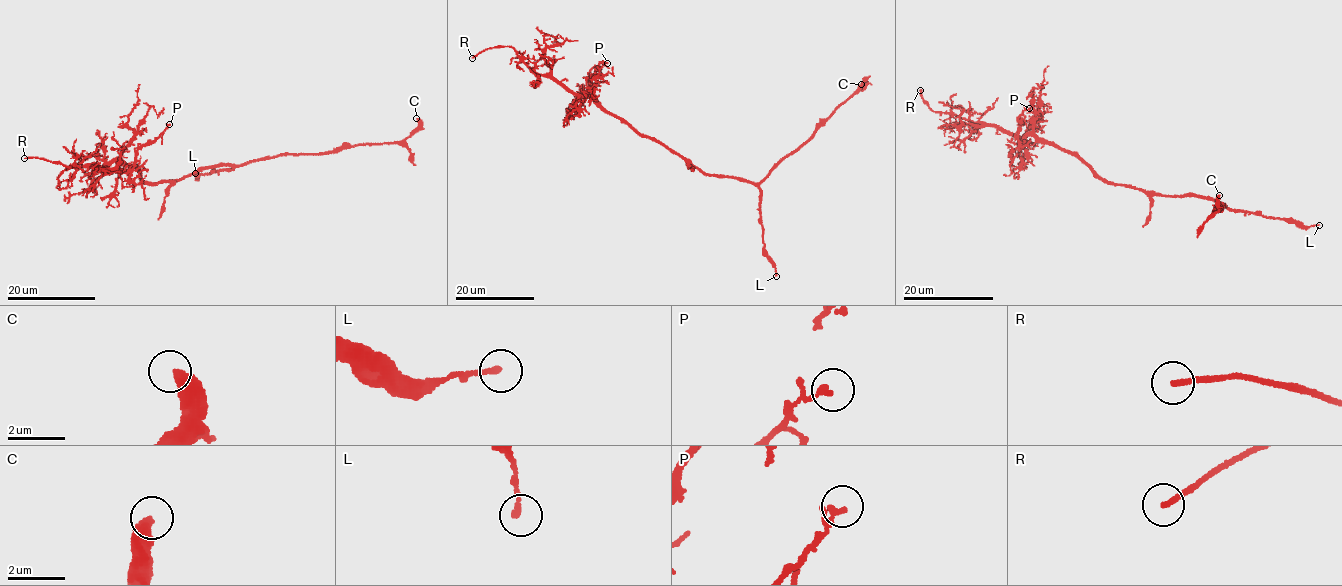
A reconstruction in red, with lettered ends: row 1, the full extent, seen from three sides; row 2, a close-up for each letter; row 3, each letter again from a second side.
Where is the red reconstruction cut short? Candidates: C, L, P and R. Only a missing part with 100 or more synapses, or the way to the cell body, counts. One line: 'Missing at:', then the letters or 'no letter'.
Missing at: R

